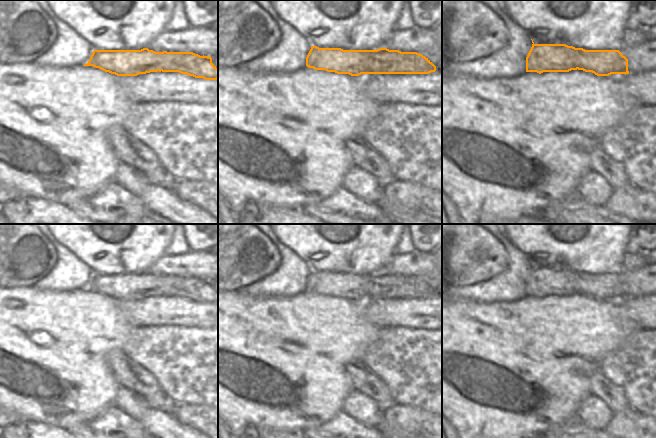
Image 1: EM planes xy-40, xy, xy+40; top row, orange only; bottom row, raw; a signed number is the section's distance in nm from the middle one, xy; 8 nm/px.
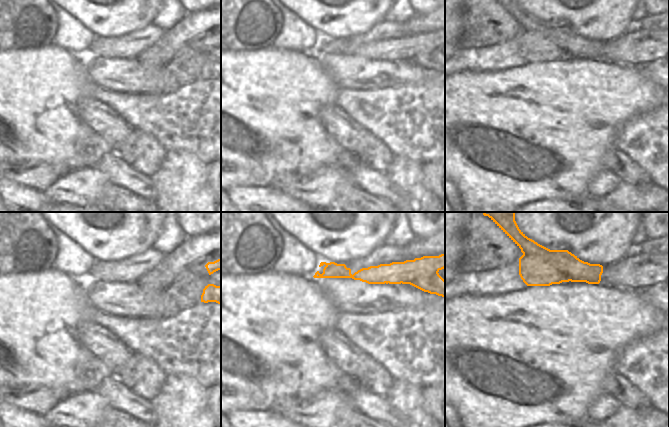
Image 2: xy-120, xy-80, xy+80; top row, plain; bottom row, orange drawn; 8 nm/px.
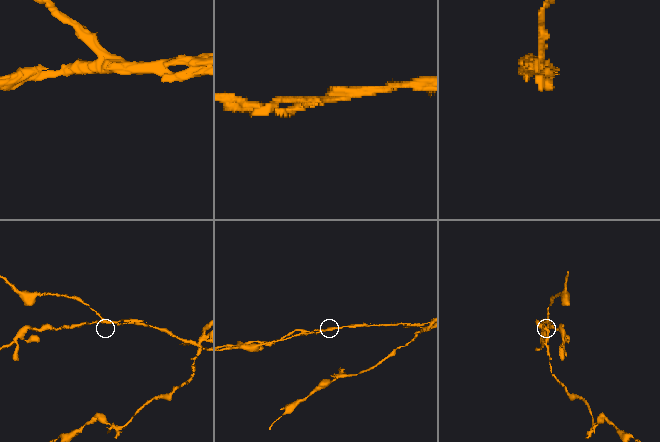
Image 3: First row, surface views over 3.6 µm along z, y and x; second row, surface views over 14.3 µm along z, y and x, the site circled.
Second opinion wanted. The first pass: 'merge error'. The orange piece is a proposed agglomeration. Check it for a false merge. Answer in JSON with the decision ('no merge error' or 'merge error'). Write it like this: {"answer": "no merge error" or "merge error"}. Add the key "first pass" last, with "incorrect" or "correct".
{"answer": "merge error", "first pass": "correct"}

